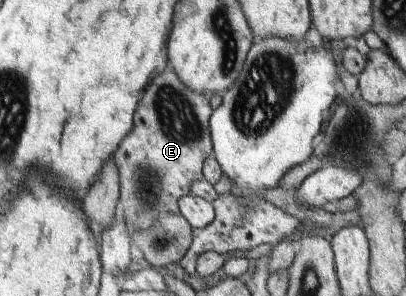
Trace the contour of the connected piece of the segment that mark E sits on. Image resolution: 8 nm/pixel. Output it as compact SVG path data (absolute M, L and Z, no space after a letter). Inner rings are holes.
M169 63L145 89L133 115L132 130L113 153L120 176L119 217L124 218L130 235L134 230L148 230L162 214L179 214L180 198L191 195L192 182L202 180L202 166L206 158L213 155L209 128L212 112L209 96L194 92L182 84Z

